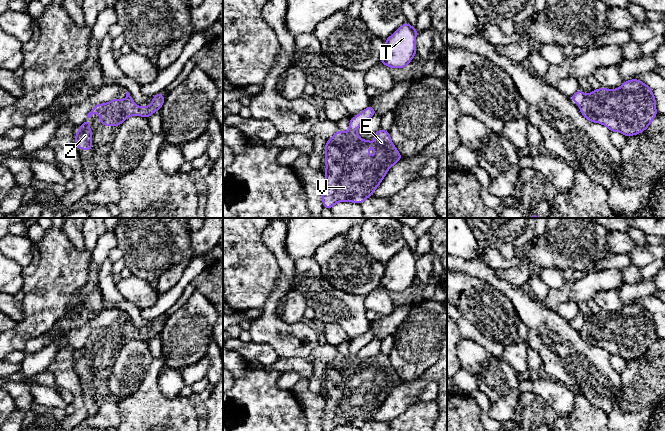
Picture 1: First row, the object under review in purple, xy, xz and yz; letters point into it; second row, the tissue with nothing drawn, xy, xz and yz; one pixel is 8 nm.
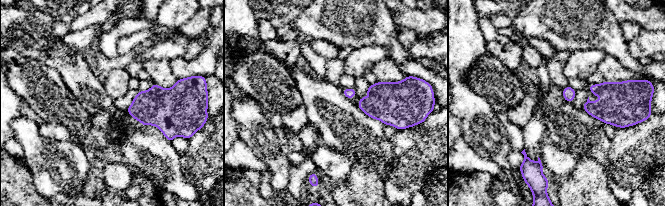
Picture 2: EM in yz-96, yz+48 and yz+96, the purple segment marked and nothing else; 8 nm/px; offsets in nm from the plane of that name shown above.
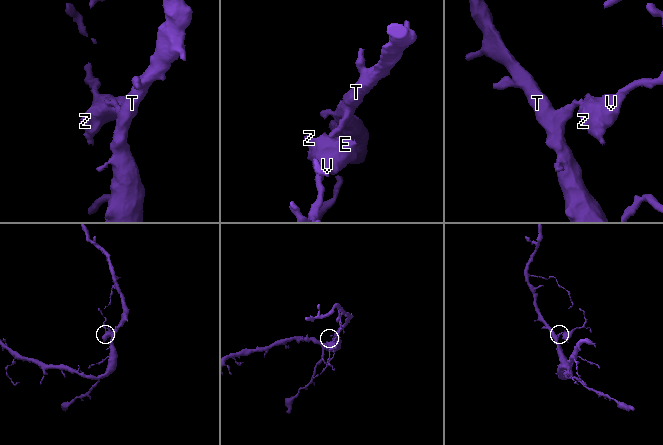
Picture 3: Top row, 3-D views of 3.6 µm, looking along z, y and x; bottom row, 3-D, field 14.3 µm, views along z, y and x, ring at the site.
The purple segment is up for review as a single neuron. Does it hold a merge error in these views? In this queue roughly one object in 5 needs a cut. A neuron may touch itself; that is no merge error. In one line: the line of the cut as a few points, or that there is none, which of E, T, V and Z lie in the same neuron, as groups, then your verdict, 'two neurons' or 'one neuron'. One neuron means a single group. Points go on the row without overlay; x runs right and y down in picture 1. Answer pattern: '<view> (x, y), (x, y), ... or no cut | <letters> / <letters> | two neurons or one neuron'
yz (585, 319), (578, 327) | E V Z / T | two neurons

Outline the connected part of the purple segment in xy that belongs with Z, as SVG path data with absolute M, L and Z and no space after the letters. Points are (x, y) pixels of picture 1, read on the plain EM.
M84 345L77 354L77 357L75 358L75 371L78 374L92 374L92 355L89 353L91 349L91 346Z

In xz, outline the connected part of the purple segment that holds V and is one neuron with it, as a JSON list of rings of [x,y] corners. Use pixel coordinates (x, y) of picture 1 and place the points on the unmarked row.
[[[340,353],[326,366],[326,394],[323,431],[333,431],[338,426],[362,428],[380,409],[388,394],[402,383],[401,378],[392,367],[389,355],[379,353],[374,358],[374,366],[361,364],[357,355],[343,356]]]

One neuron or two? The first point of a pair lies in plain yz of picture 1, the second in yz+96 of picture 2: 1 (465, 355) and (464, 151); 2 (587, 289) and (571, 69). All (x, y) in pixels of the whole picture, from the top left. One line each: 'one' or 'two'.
1: two
2: one

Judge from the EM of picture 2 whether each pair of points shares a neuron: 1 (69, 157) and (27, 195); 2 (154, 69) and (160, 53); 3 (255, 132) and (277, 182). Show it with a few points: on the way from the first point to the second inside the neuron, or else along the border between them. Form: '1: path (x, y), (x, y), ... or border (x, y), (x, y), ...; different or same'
1: border (26, 166), (30, 172), (35, 189), (41, 195); different
2: border (169, 60), (147, 59), (143, 63); different
3: path (267, 144), (275, 152), (277, 170); same

